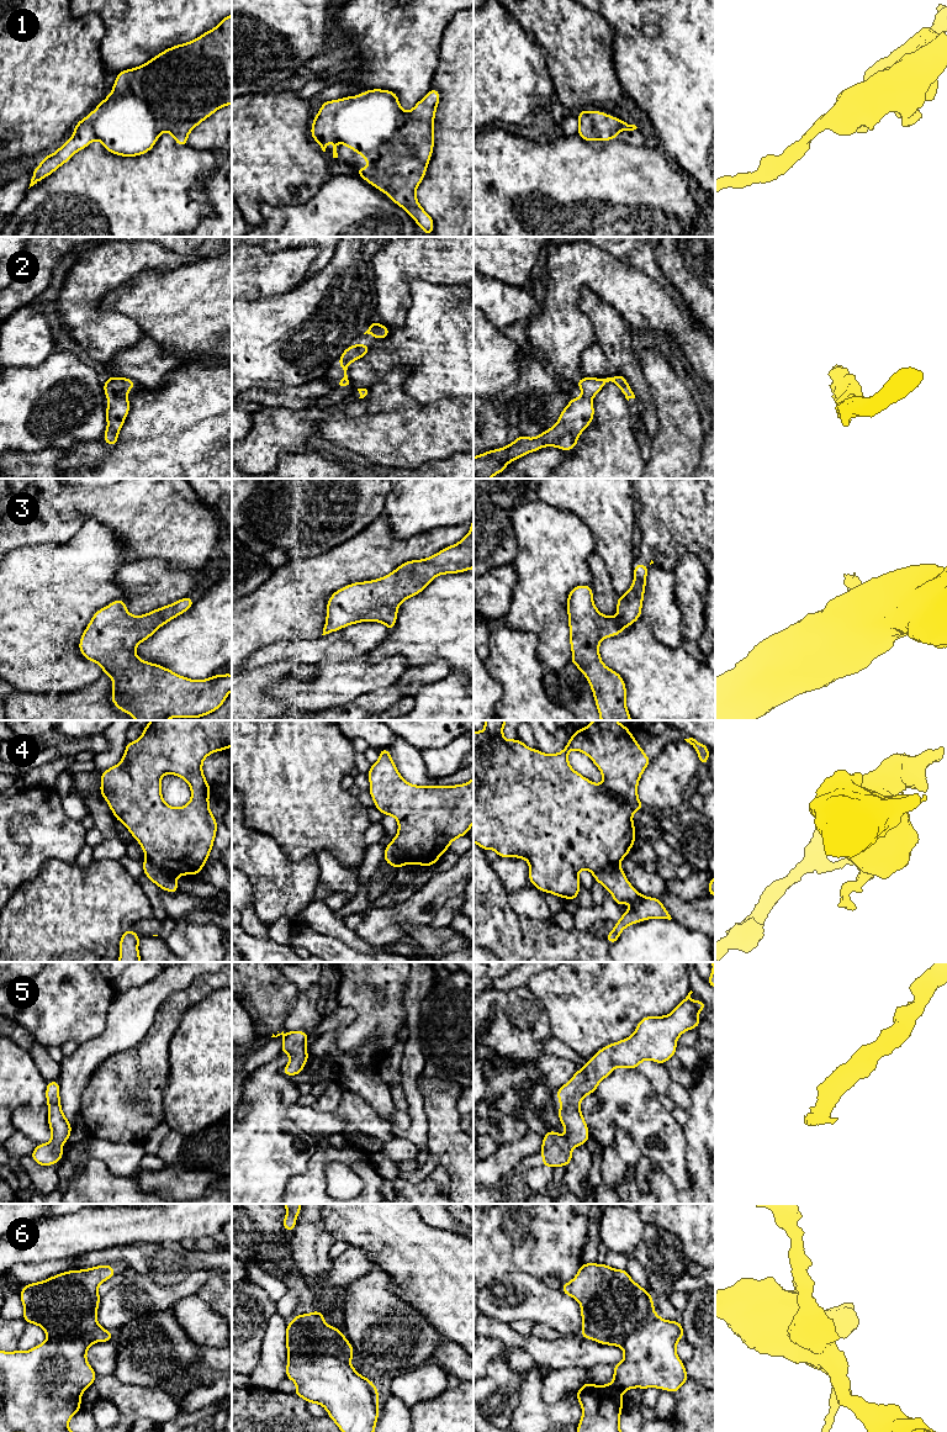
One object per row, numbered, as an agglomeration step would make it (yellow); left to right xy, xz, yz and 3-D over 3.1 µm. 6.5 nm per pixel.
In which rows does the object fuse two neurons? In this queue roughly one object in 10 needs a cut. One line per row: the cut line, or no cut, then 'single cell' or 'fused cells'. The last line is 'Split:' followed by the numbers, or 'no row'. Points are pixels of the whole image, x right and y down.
1: cut none; single cell
2: cut none; single cell
3: cut none; single cell
4: cut xy (147, 857), (176, 875); fused cells
5: cut none; single cell
6: cut xz (289, 1353), (299, 1356), (337, 1356), (348, 1362); fused cells
Split: 4, 6

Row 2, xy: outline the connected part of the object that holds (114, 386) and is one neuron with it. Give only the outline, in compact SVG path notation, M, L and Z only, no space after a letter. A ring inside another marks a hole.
M110 376L104 382L104 392L109 400L106 408L107 428L102 438L107 446L116 445L118 440L118 433L131 409L129 400L126 393L136 387L136 385L137 384L131 379L117 376Z

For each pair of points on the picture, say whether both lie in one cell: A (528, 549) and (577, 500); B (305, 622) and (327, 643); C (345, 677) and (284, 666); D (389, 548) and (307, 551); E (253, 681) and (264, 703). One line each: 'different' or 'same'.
A: different
B: different
C: different
D: different
E: same

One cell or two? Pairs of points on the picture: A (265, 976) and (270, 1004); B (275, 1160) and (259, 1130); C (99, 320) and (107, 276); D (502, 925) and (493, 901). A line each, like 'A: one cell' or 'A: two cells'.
A: one cell
B: one cell
C: one cell
D: one cell

